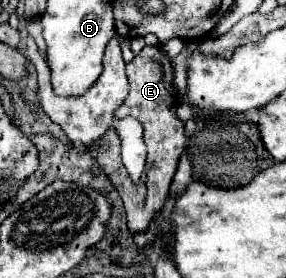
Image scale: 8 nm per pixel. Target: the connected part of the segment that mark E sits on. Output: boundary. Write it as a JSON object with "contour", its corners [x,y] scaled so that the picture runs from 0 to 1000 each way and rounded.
{"contour":[[[510,162],[448,234],[441,234],[441,263],[455,284],[455,335],[434,356],[434,371],[399,399],[399,421],[476,421],[497,457],[503,457],[503,507],[517,529],[517,594],[497,622],[497,637],[469,658],[448,622],[441,601],[420,579],[420,536],[413,514],[392,514],[392,500],[413,507],[413,478],[392,464],[378,486],[364,486],[371,522],[343,529],[343,594],[357,601],[357,615],[378,629],[378,644],[392,651],[392,665],[406,673],[406,687],[420,694],[427,723],[434,723],[434,752],[441,752],[441,781],[448,781],[448,817],[462,838],[497,838],[517,824],[524,795],[545,781],[545,766],[573,745],[580,716],[587,716],[587,687],[594,687],[594,651],[608,637],[615,615],[615,586],[622,565],[643,543],[643,442],[615,421],[608,392],[615,392],[615,306],[608,306],[608,241],[594,205],[580,205],[580,183],[566,176],[566,162]]]}

